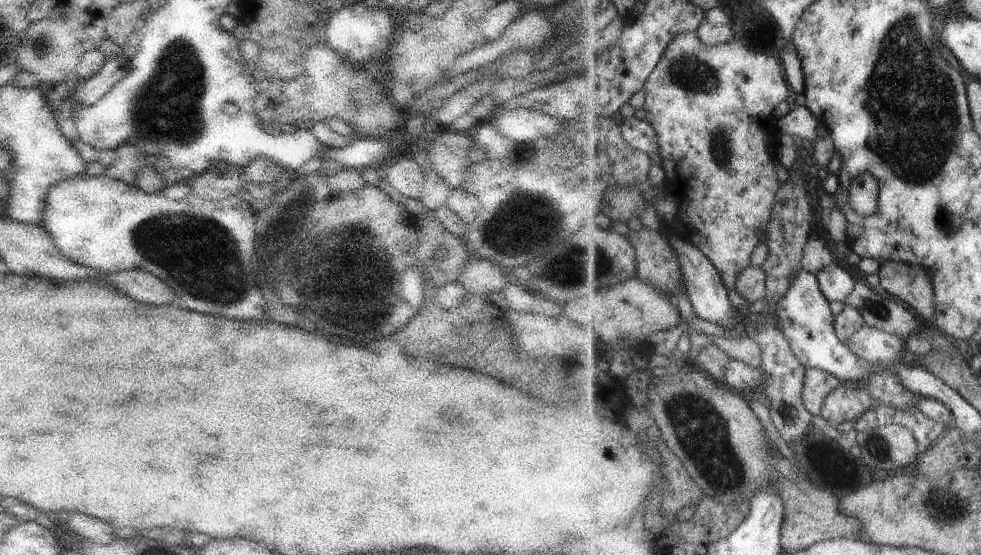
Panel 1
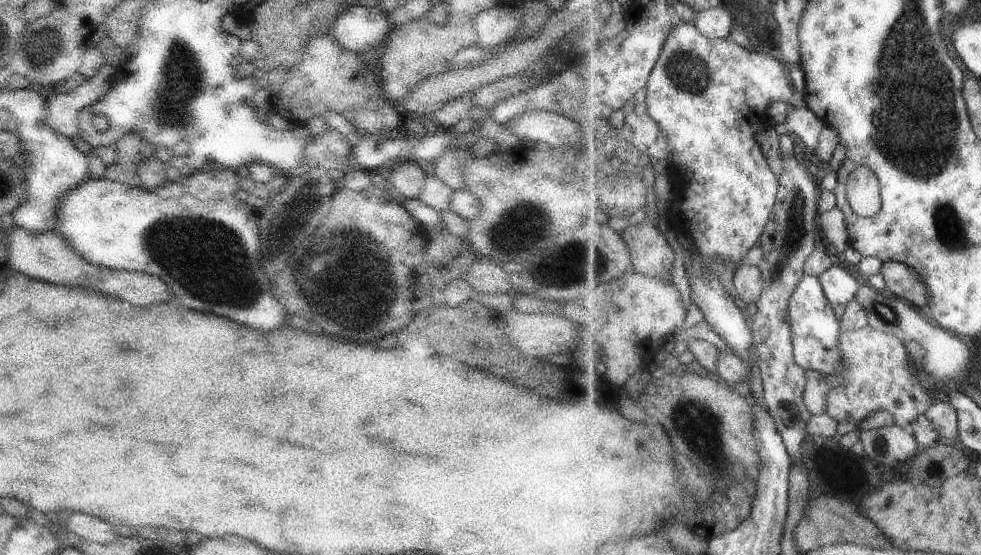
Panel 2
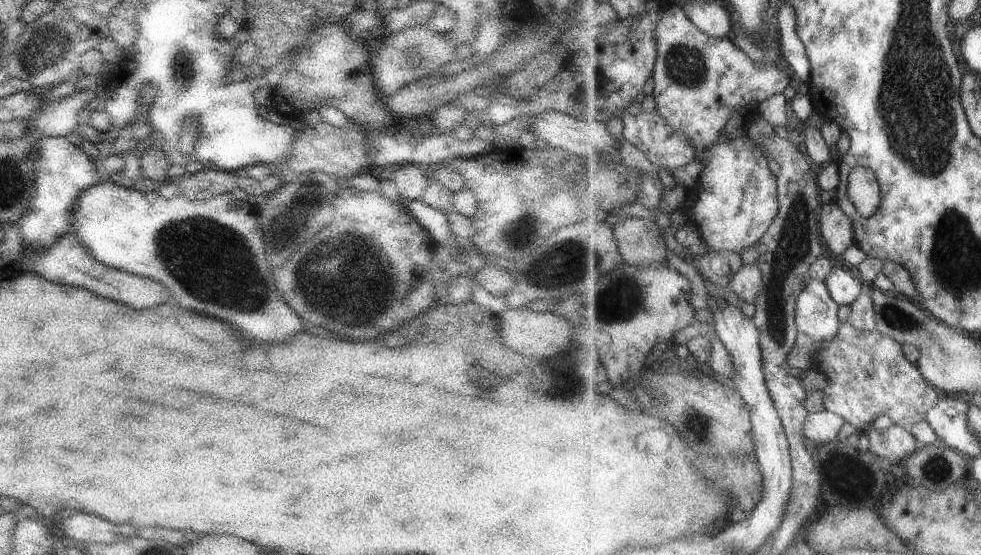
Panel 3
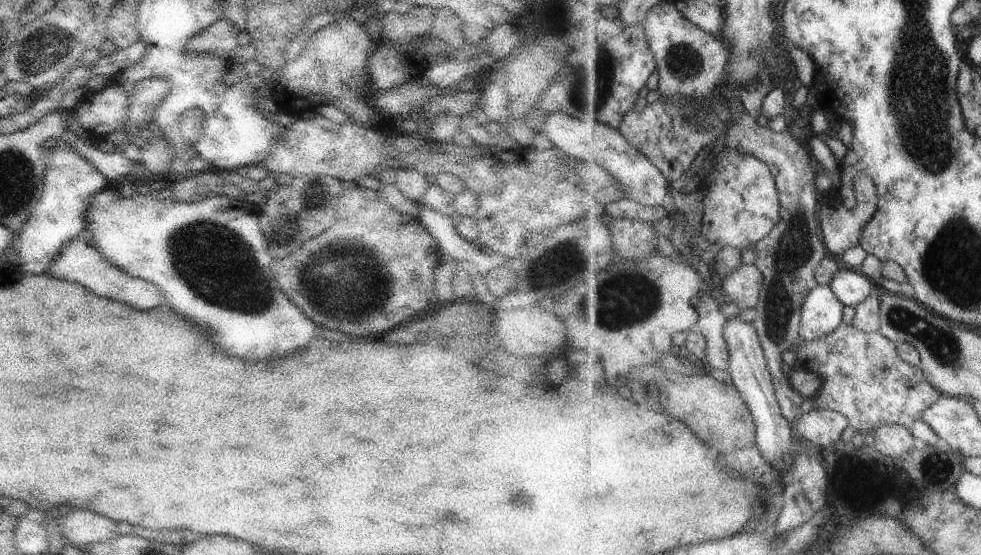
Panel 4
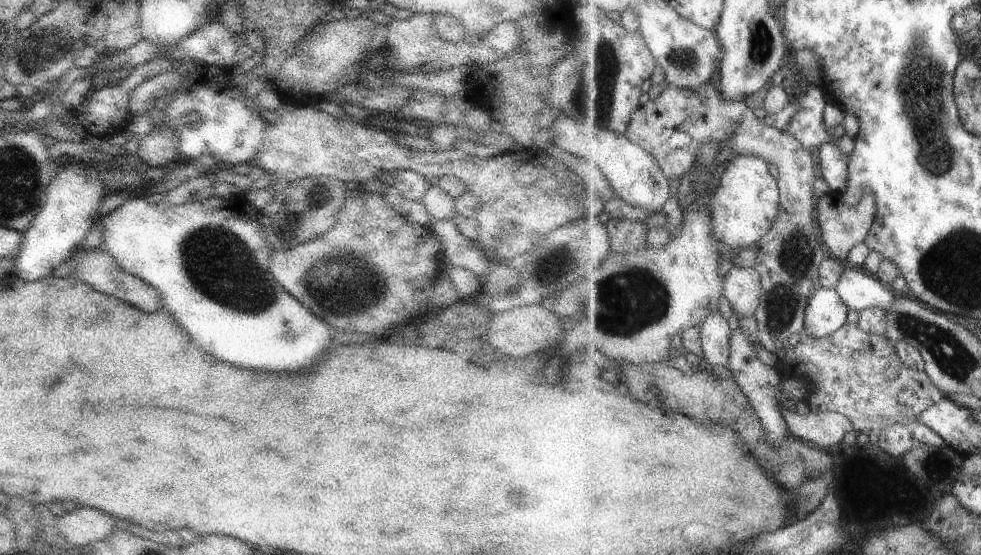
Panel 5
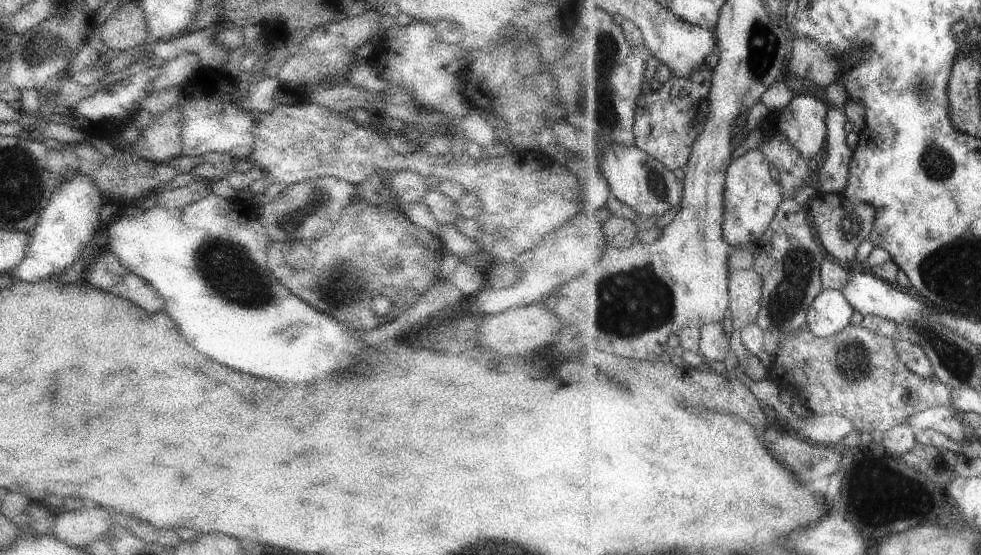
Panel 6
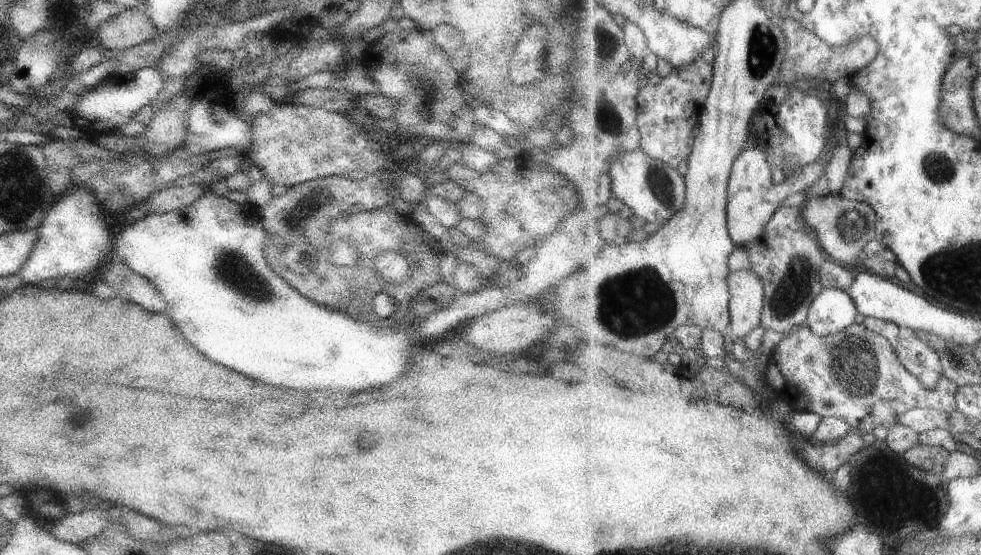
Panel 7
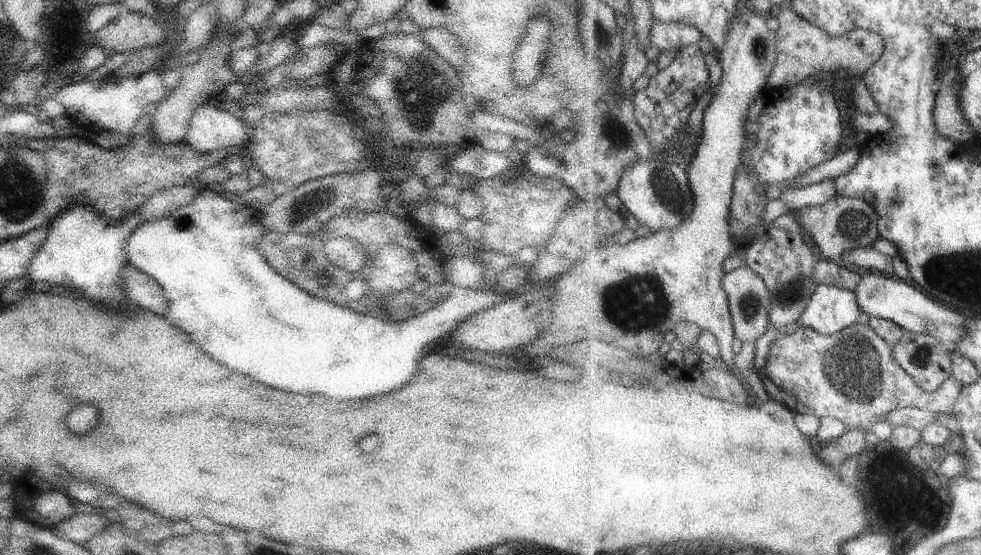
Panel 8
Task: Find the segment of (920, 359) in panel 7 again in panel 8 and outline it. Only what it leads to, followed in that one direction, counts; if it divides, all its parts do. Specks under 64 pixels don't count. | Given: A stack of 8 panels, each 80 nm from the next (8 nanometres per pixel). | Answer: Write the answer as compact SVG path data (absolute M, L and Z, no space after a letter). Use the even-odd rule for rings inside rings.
M911 333L894 344L898 363L926 391L937 391L952 376L951 347L934 336Z

